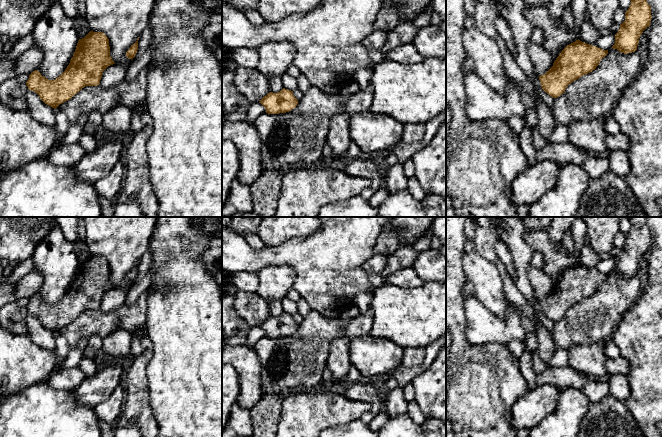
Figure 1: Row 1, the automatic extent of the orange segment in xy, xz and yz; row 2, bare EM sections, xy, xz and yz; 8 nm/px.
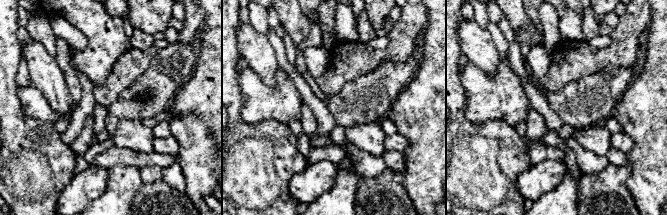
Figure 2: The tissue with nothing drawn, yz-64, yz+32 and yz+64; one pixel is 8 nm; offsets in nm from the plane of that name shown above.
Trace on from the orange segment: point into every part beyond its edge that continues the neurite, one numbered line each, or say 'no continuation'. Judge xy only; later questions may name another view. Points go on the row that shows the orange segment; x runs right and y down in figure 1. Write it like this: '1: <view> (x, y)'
no continuation

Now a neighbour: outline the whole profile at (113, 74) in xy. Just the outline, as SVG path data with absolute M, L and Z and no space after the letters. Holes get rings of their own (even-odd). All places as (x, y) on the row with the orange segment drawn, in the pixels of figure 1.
M113 64L108 66L102 73L100 84L103 88L110 88L125 80L129 65Z

